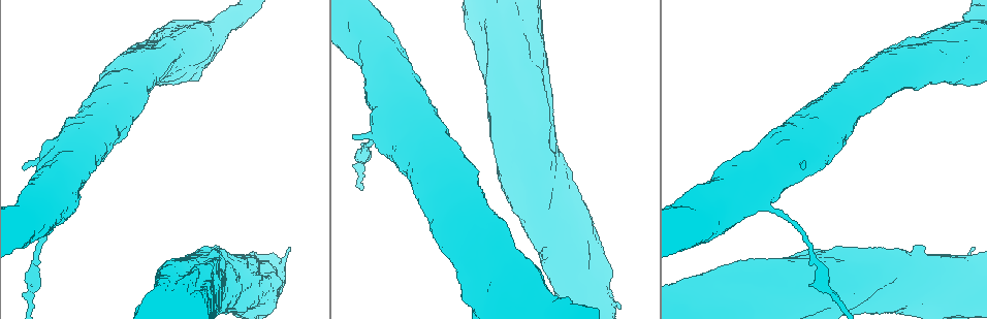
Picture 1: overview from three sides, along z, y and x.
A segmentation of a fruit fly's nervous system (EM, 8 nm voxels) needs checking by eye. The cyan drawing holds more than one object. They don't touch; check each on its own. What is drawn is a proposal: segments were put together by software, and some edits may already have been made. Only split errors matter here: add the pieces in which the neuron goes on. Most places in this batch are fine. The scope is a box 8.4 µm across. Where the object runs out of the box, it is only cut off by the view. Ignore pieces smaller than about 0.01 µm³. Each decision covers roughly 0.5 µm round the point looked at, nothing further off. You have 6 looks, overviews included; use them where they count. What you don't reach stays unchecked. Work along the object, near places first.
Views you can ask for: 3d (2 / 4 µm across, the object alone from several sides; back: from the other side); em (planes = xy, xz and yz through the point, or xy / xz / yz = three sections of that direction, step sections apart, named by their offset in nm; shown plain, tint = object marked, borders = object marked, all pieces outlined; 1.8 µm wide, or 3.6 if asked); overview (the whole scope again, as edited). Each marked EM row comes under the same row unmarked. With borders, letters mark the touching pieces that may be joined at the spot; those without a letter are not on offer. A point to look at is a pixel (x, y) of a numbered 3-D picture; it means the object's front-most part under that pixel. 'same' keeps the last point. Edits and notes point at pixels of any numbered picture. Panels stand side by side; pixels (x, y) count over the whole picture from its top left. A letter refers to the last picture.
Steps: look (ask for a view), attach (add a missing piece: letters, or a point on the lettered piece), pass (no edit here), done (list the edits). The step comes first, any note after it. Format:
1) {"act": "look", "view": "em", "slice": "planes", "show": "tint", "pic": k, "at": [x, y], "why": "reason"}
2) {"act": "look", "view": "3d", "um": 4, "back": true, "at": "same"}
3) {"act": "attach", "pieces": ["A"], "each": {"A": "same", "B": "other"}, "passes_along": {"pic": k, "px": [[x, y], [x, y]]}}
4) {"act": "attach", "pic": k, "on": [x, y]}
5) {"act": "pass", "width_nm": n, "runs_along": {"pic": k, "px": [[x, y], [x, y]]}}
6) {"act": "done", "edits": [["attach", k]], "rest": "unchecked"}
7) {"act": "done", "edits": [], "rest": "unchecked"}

{"act": "look", "view": "em", "slice": "xz", "step": 4, "show": "tint", "pic": 1, "at": [802, 169], "why": "free end"}

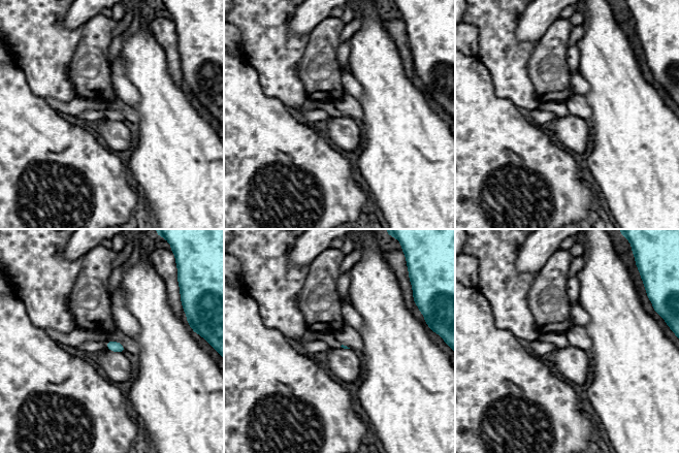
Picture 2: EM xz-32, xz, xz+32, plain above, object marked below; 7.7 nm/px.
{"act": "look", "view": "em", "slice": "planes", "show": "borders", "at": "same"}

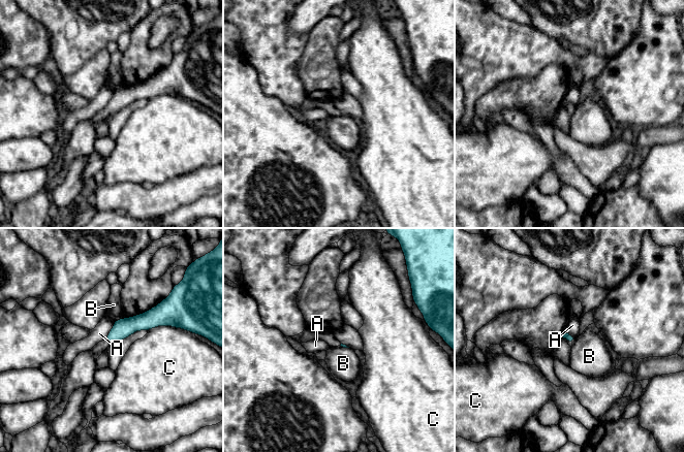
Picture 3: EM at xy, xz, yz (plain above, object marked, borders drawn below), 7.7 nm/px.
{"act": "pass", "longest_contact_nm": ["C", 240], "each": {"A": "other", "B": "other", "C": "other"}, "border": {"pic": 3, "px": [[577, 337], [572, 344]]}, "found": "none of them fits"}

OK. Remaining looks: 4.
{"act": "look", "view": "3d", "um": 4, "pic": 1, "at": [180, 48], "why": "thick end"}

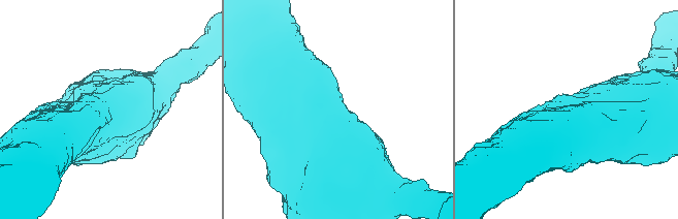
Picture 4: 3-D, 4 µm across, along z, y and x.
{"act": "look", "view": "em", "um": 3.6, "slice": "planes", "show": "tint", "pic": 4, "at": [108, 109], "why": "need the tissue"}

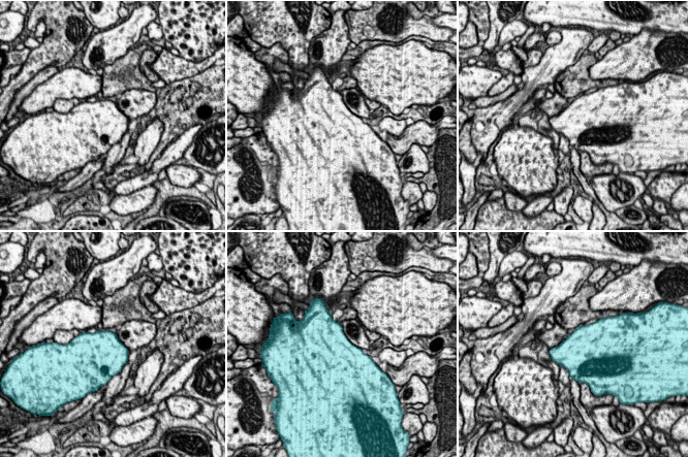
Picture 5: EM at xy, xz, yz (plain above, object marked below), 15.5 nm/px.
{"act": "look", "view": "em", "um": 3.6, "slice": "planes", "show": "borders", "at": "same"}

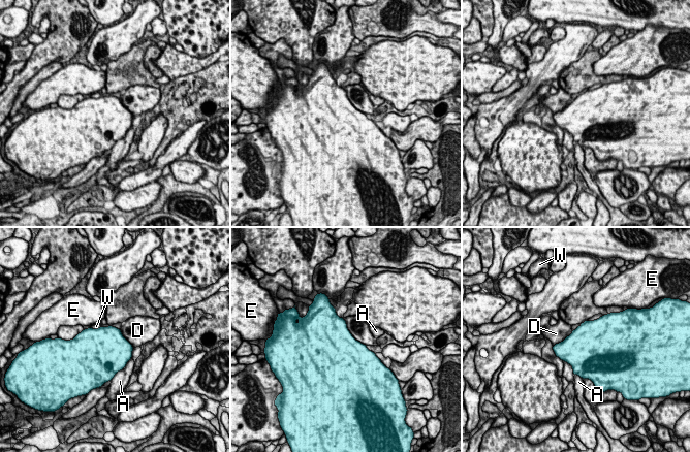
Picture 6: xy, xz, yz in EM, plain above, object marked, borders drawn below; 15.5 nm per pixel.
{"act": "pass", "longest_contact_nm": ["D", 550], "each": {"A": "other", "D": "other", "E": "other", "W": "other"}, "border": {"pic": 6, "px": [[343, 318], [349, 332], [366, 346]]}, "found": "no lettered piece goes on from it"}

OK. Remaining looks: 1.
{"act": "done", "edits": [], "rest": "unchecked"}

